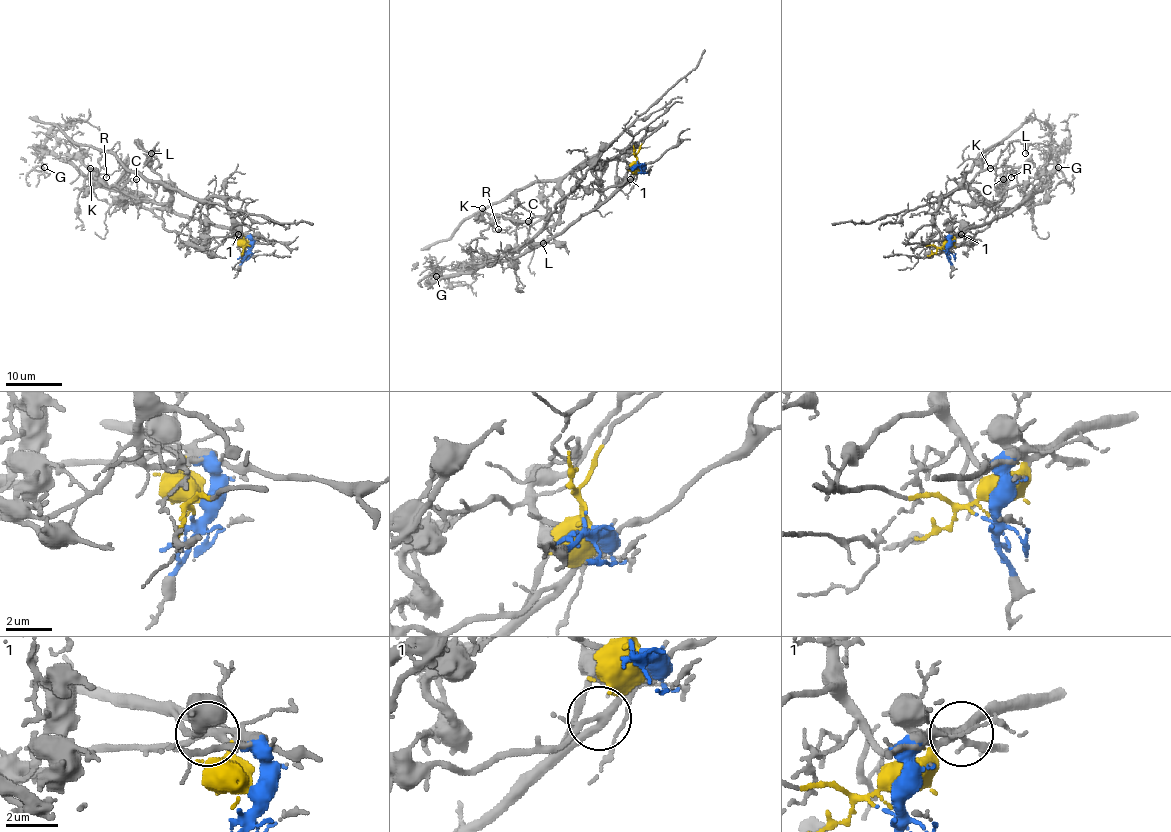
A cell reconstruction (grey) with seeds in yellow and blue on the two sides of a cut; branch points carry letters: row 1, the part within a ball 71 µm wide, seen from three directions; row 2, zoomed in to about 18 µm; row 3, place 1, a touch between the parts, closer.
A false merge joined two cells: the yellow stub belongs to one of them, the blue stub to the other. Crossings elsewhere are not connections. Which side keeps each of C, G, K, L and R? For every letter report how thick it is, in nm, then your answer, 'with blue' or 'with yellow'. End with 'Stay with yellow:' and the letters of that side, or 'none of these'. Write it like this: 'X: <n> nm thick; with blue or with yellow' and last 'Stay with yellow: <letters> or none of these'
C: 110 nm thick; with blue
G: 140 nm thick; with yellow
K: 80 nm thick; with blue
L: 130 nm thick; with blue
R: 80 nm thick; with blue
Stay with yellow: G

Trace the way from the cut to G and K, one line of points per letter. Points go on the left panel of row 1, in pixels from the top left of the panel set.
G: (246, 250), (236, 231), (178, 216), (135, 193), (97, 186), (52, 155), (45, 153), (35, 168), (45, 168)
K: (246, 250), (250, 240), (233, 236), (222, 199), (168, 189), (168, 203), (142, 202), (107, 186), (90, 168)

